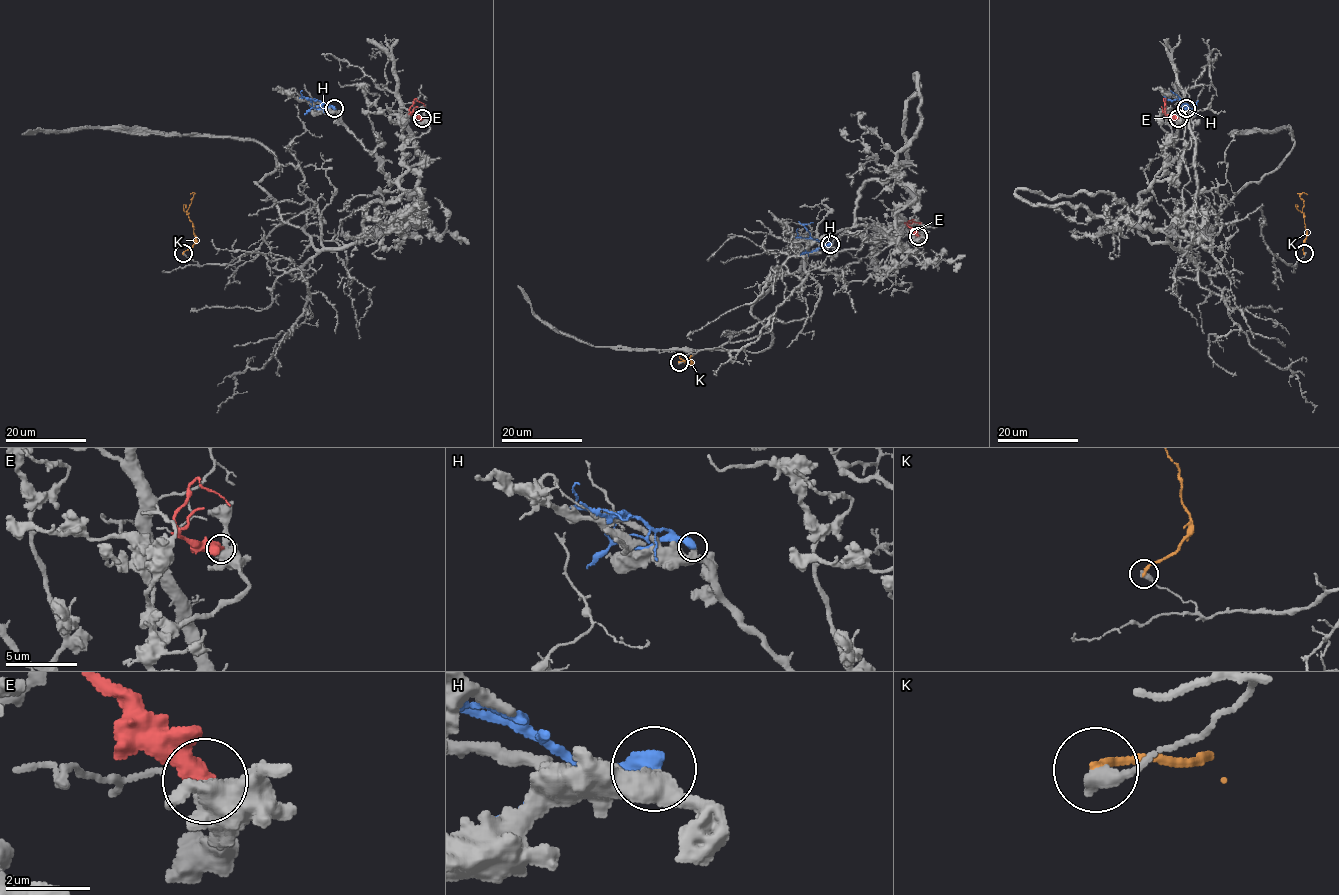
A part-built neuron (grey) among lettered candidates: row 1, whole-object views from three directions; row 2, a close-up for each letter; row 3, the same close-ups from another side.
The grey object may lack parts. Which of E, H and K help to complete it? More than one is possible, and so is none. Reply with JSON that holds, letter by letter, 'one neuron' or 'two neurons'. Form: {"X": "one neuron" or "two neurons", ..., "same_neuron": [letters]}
{"E": "two neurons", "H": "two neurons", "K": "two neurons", "same_neuron": []}

